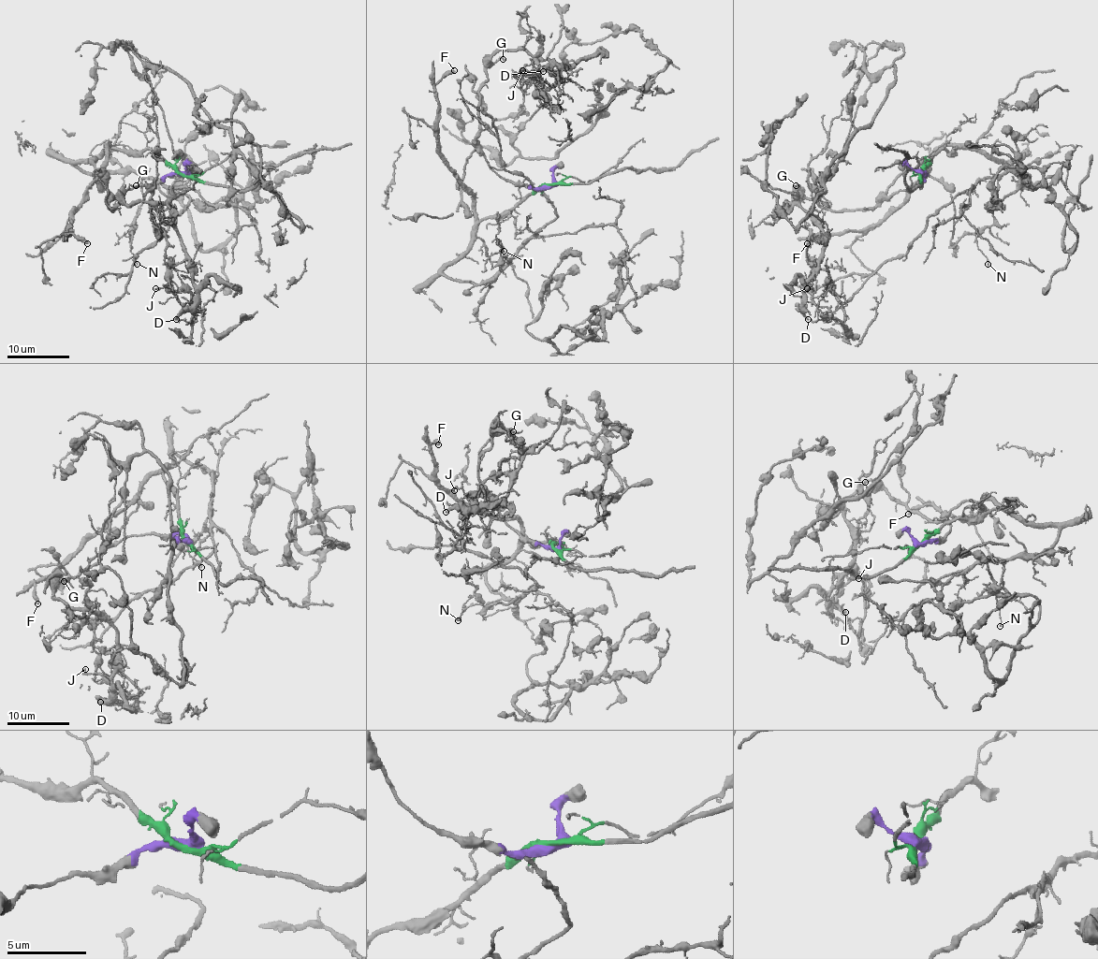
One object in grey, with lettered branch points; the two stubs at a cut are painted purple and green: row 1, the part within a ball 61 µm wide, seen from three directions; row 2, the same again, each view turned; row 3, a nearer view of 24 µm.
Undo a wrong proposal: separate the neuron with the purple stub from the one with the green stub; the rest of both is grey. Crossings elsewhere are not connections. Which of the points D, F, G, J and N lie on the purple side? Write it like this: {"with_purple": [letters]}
{"with_purple": ["D", "G", "J"]}

